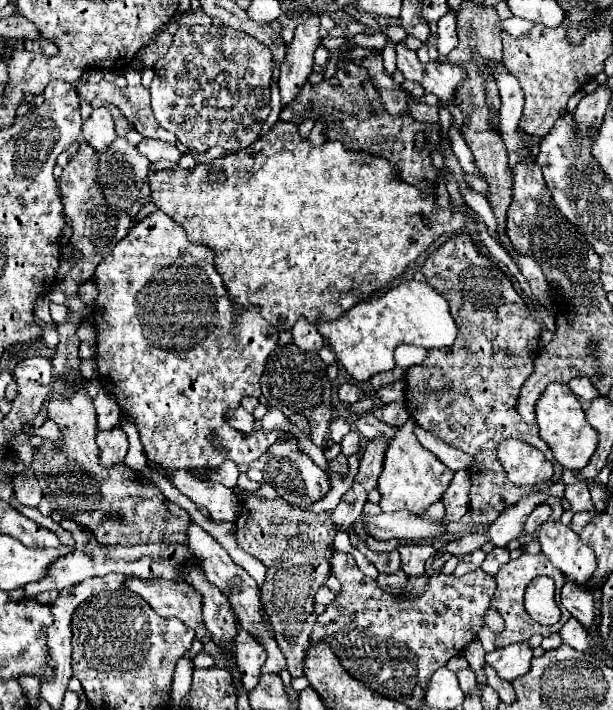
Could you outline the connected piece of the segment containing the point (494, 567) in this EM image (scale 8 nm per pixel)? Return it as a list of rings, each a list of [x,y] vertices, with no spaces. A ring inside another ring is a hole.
[[[494,548],[488,556],[486,556],[486,560],[482,562],[482,570],[484,572],[488,572],[490,576],[494,576],[498,570],[500,570],[500,566],[502,564],[506,564],[508,560],[510,560],[510,556],[508,556],[510,552],[508,552],[508,548]]]

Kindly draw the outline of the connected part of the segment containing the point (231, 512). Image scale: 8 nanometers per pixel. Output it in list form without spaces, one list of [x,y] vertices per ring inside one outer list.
[[[146,462],[146,468],[152,474],[166,476],[198,508],[208,508],[216,522],[234,522],[236,516],[240,514],[238,496],[224,484],[210,482],[210,480],[198,480],[190,476],[190,472],[186,470],[168,470],[152,462]]]

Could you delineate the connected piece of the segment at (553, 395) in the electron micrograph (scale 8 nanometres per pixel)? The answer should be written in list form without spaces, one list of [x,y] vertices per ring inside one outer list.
[[[550,384],[540,400],[536,402],[536,424],[540,426],[540,438],[552,448],[554,460],[568,468],[568,470],[582,470],[592,452],[596,450],[596,430],[586,422],[586,414],[578,402],[578,398],[572,394],[572,390],[564,384]]]

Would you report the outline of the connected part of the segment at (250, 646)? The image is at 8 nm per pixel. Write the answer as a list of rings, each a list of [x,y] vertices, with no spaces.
[[[240,626],[240,636],[236,636],[236,662],[246,690],[252,690],[258,684],[264,660],[264,648],[260,648],[260,644],[256,644],[256,640],[252,640],[252,636],[248,636],[248,632],[244,632]]]

